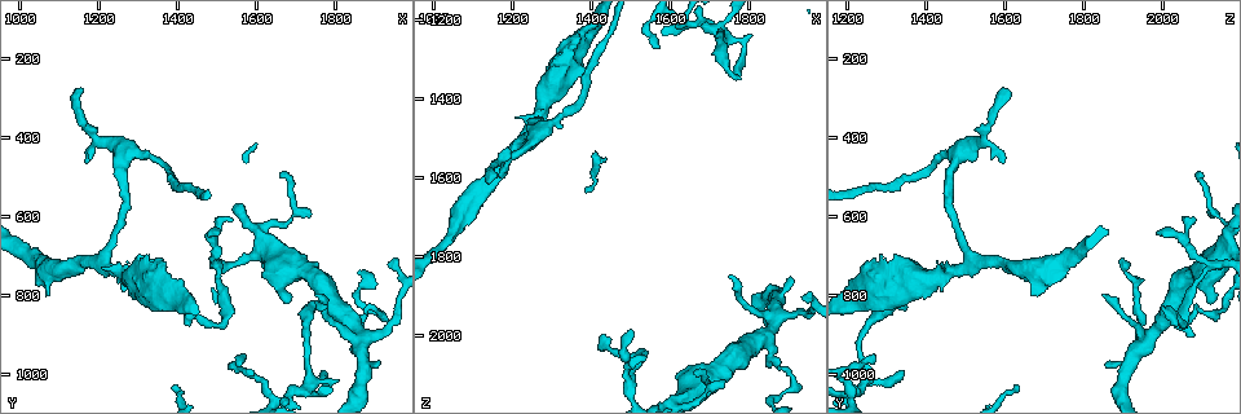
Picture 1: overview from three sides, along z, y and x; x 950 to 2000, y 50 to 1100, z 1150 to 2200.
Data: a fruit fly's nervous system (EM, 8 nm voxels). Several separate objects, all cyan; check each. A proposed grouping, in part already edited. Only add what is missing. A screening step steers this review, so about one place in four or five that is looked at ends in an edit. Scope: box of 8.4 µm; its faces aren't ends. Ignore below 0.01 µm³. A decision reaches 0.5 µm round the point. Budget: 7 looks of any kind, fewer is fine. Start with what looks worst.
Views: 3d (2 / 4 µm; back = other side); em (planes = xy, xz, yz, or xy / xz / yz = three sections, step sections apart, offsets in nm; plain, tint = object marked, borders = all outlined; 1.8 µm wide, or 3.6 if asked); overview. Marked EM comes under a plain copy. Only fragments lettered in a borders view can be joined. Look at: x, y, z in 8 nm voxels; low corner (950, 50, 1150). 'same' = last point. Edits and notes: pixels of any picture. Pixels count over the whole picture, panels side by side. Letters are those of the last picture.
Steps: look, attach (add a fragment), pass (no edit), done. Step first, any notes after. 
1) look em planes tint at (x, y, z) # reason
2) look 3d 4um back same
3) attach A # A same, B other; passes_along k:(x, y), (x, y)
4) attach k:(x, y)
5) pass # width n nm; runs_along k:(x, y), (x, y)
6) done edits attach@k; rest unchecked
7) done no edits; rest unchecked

look em xz step 16 borders at (1225, 730, 1500) # abrupt turn

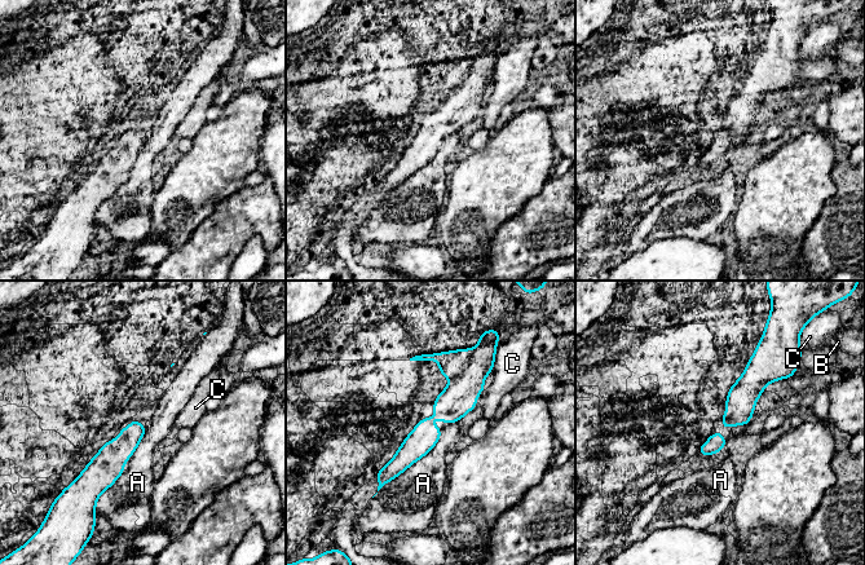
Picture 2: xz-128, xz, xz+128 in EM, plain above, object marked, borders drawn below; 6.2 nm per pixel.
pass # A other, B other, C other; border 2:(444, 429), (427, 453), (374, 495); none of them fits

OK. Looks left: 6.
look em planes borders at (1775, 835, 1350) # tapers out

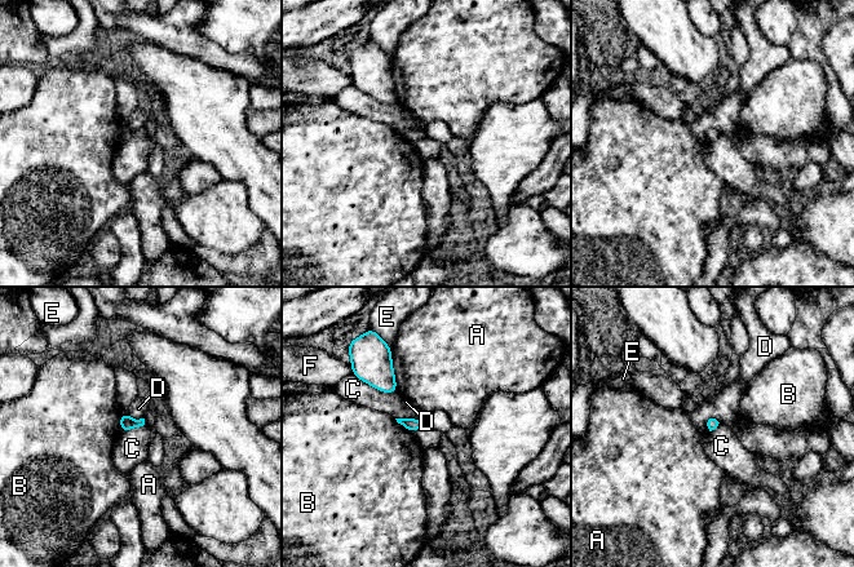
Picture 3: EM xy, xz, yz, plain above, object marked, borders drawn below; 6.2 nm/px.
pass # A other, B other, C other, D other, E other, F other; none of them fits

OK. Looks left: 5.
look em xz step 16 borders at (1870, 860, 2070)

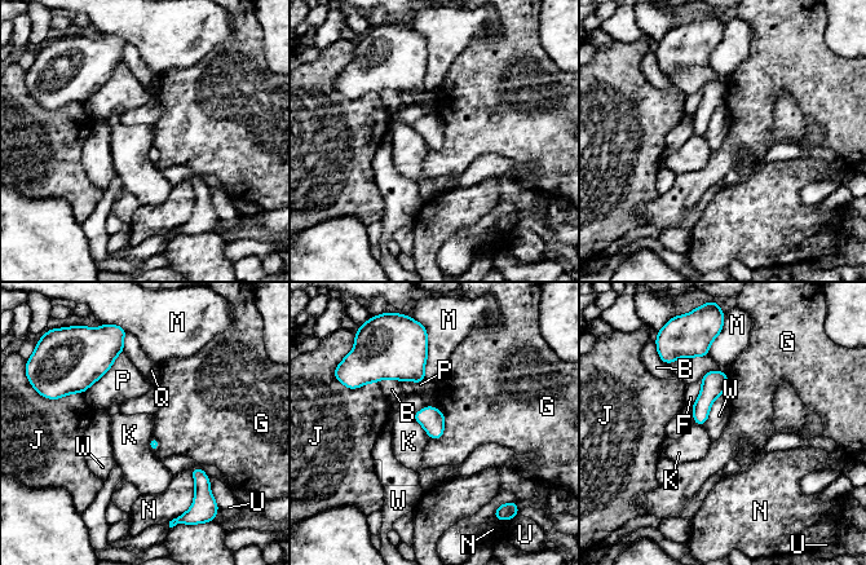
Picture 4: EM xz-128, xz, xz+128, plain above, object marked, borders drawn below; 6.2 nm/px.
look em planes borders same

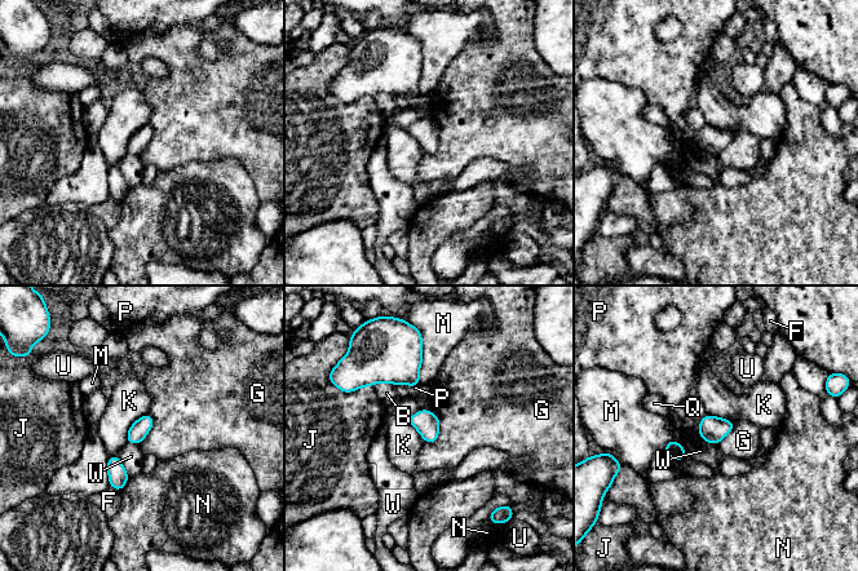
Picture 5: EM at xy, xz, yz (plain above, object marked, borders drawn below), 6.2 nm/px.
pass # B other, F other, G other, J other, K other, M other, N other, P other, Q other, U other, W other; border 5:(428, 410), (438, 419), (434, 443); none of them fits

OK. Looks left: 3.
done no edits; rest unchecked

